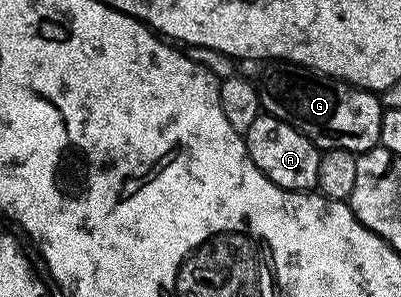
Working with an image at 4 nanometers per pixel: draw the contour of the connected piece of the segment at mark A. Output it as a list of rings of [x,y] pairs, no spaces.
[[[263,112],[257,117],[255,124],[251,124],[251,128],[244,130],[243,137],[251,160],[255,160],[267,180],[284,190],[309,192],[316,187],[322,151],[291,123]]]

